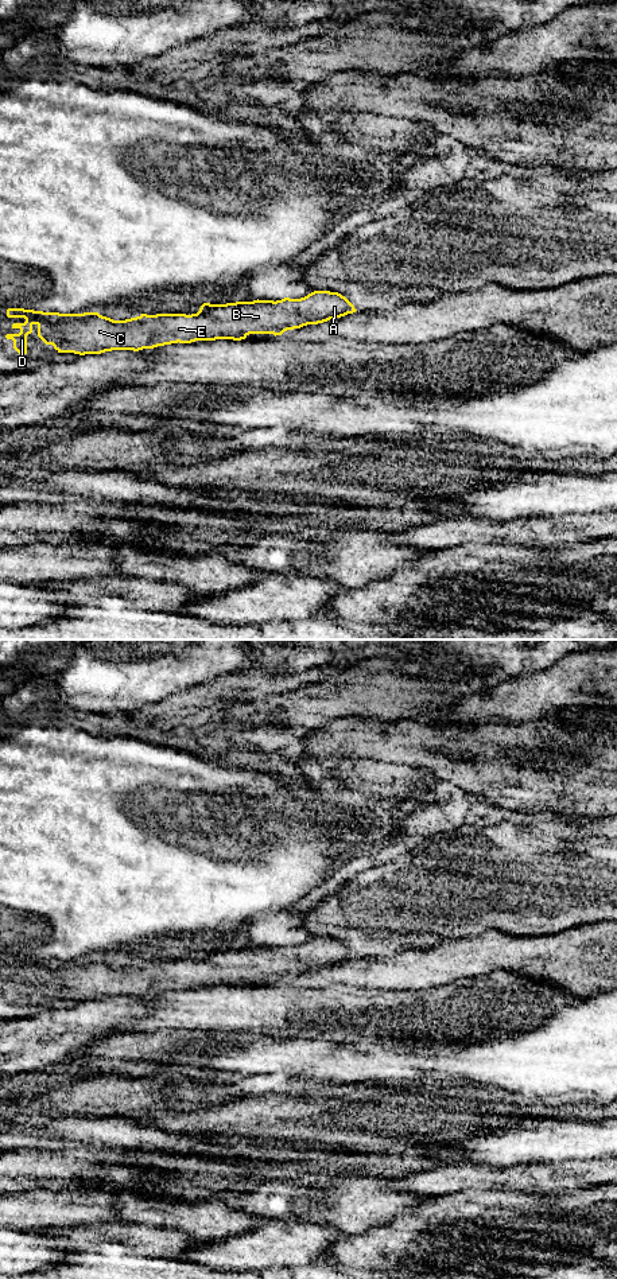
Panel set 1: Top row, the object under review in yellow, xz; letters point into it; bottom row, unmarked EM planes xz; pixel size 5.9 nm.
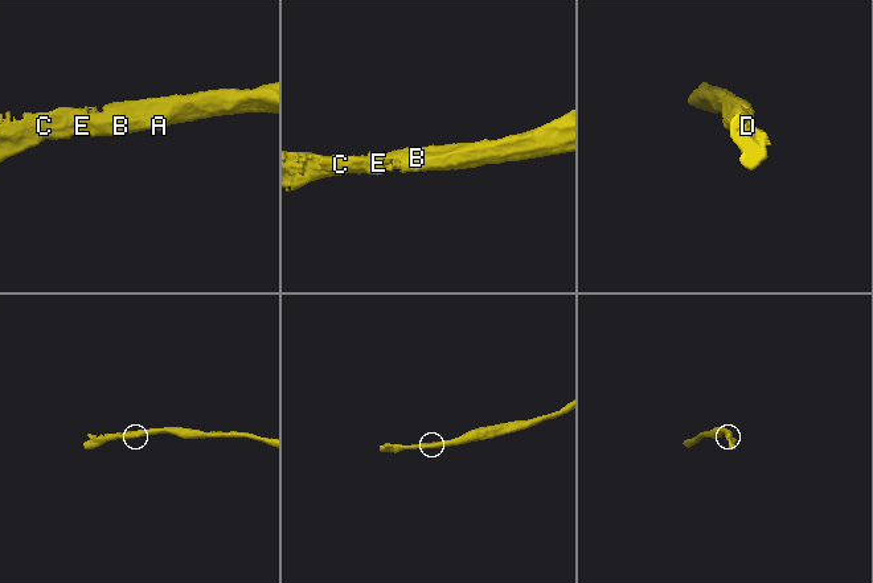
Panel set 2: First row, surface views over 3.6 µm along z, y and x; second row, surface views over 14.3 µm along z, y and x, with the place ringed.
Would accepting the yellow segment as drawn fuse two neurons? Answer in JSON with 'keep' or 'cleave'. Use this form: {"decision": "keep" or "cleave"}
{"decision": "keep"}

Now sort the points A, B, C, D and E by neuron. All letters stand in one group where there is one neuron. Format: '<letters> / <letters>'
A B C D E

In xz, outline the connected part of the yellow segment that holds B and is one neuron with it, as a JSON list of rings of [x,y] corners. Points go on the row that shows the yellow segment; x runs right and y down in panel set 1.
[[[314,291],[300,299],[253,300],[226,304],[203,303],[197,314],[156,314],[113,320],[98,312],[59,314],[8,308],[19,334],[7,334],[19,354],[27,354],[27,335],[38,326],[38,337],[58,353],[101,354],[112,350],[154,349],[195,341],[245,339],[249,334],[282,335],[287,330],[318,324],[357,310],[341,293]]]

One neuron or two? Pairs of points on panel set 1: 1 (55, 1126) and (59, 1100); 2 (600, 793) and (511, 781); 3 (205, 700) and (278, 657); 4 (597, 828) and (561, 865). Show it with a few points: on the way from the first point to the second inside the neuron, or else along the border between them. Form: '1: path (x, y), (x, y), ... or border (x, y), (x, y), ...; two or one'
1: border (30, 1115), (57, 1118); two
2: path (578, 792), (532, 790); one
3: border (249, 665), (263, 668), (272, 675), (290, 673); two
4: border (573, 827), (585, 834), (602, 838); two

